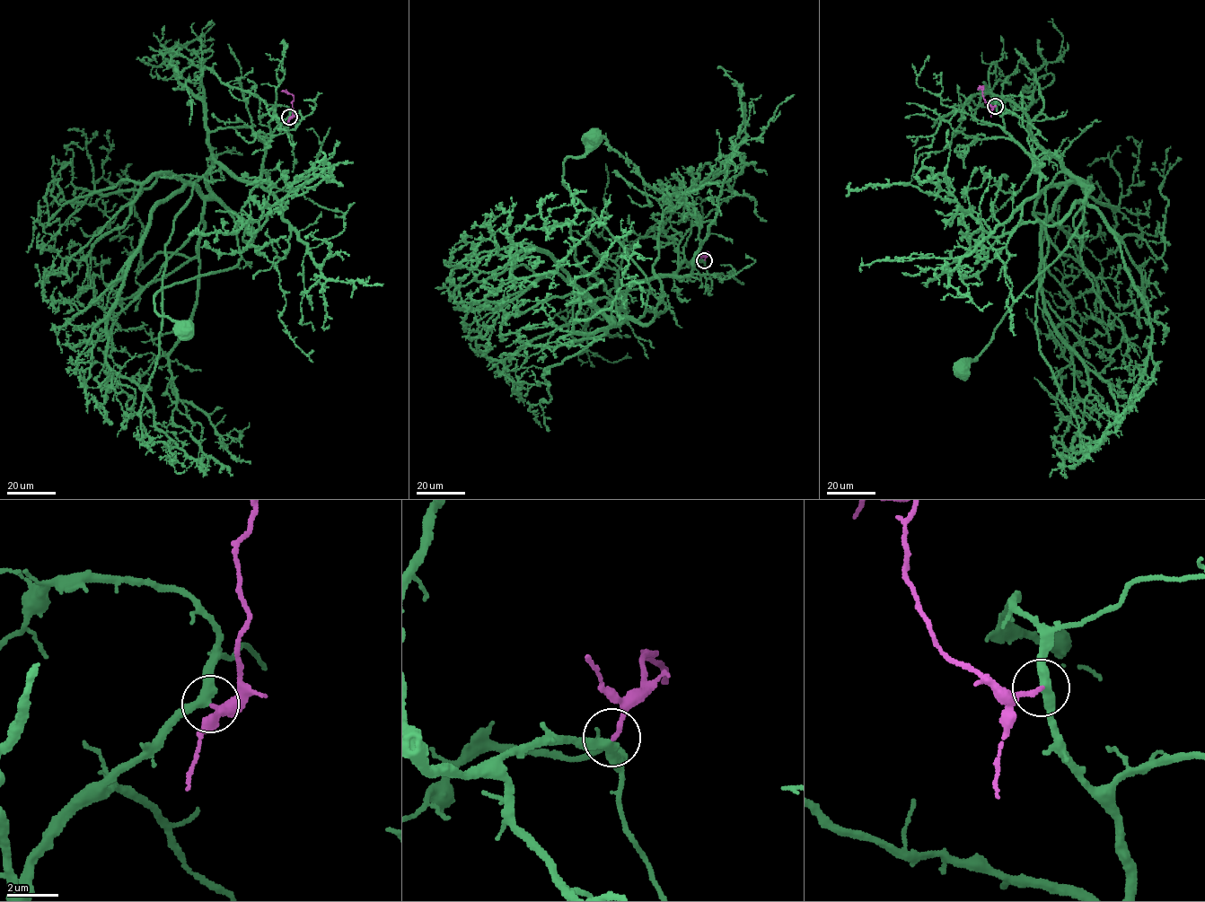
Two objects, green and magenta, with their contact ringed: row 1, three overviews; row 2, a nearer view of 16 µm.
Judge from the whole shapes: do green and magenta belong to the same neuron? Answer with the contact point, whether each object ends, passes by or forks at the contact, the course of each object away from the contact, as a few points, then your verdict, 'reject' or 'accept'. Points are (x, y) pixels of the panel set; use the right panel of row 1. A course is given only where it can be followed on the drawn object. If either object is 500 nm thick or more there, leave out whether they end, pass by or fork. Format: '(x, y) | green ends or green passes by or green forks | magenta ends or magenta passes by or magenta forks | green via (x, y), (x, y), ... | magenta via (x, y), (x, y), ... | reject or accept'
(995, 106) | green passes by | magenta ends | green via (996, 106), (1035, 173), (1035, 163), (1053, 155), (1086, 188), (1084, 215), (988, 345), (961, 370) | magenta via (996, 106), (986, 102), (983, 88), (978, 90) | accept

